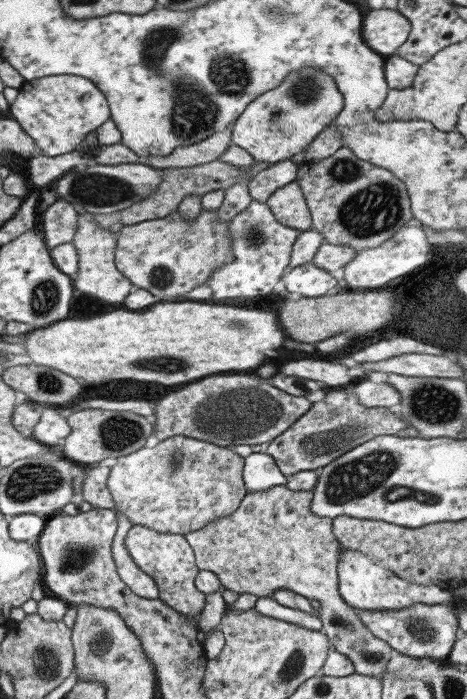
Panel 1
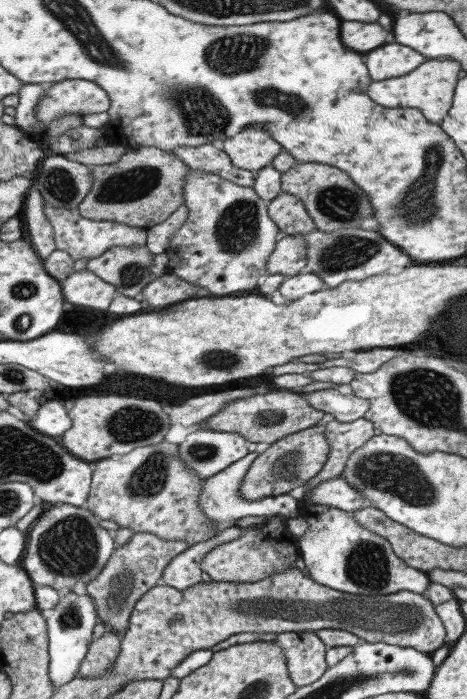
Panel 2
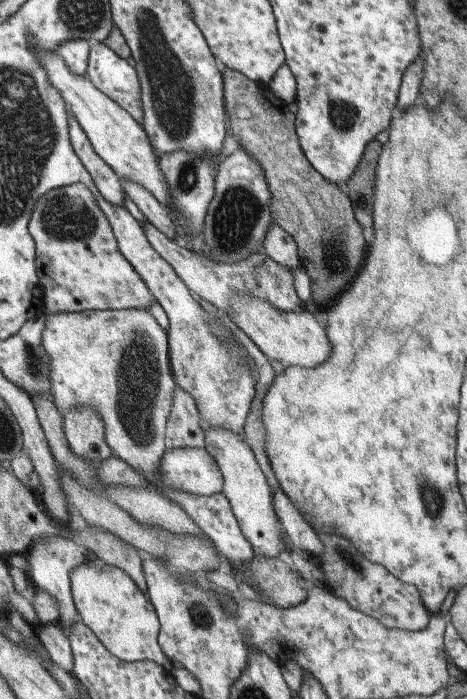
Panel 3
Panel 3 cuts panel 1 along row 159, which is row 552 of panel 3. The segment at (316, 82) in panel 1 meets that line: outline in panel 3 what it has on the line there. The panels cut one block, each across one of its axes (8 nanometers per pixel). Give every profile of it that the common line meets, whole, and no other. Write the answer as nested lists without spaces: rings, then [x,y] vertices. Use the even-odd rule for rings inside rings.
[[[205,428],[203,440],[205,450],[215,460],[223,478],[223,488],[220,493],[229,502],[231,512],[239,524],[239,530],[243,538],[251,544],[254,554],[265,558],[285,558],[287,546],[283,538],[284,530],[273,511],[271,486],[267,484],[247,443],[235,432],[223,428]]]

